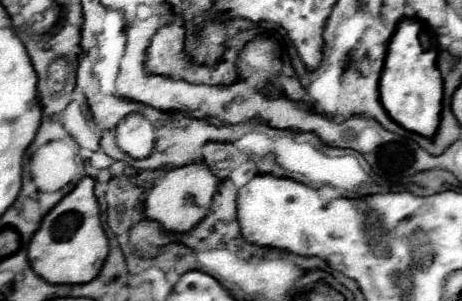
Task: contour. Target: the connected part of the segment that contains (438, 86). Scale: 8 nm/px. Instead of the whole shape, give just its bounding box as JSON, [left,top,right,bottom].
[379,18,443,138]

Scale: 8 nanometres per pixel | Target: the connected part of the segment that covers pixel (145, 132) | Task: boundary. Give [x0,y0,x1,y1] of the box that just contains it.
[117,114,155,160]

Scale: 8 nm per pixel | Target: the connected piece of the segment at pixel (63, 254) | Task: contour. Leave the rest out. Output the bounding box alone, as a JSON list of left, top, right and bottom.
[27,178,109,284]

